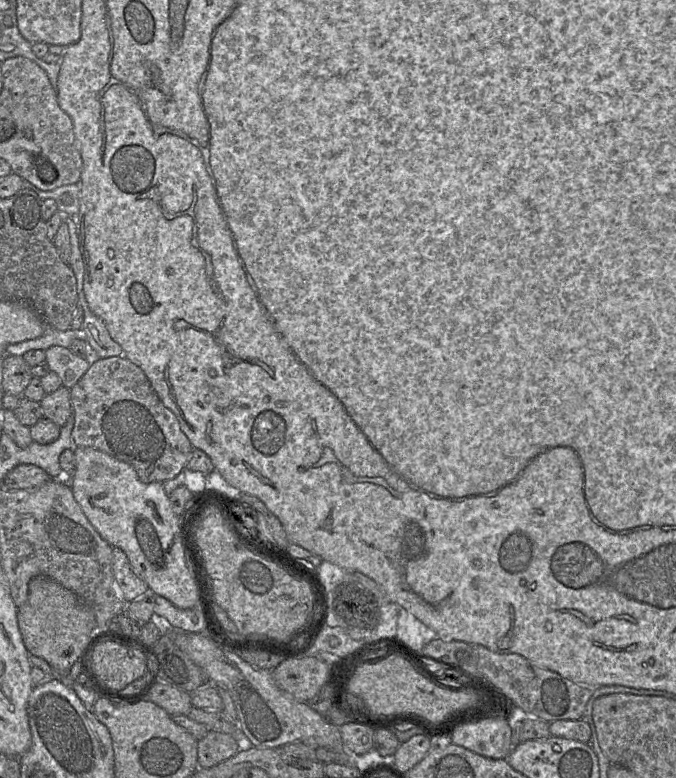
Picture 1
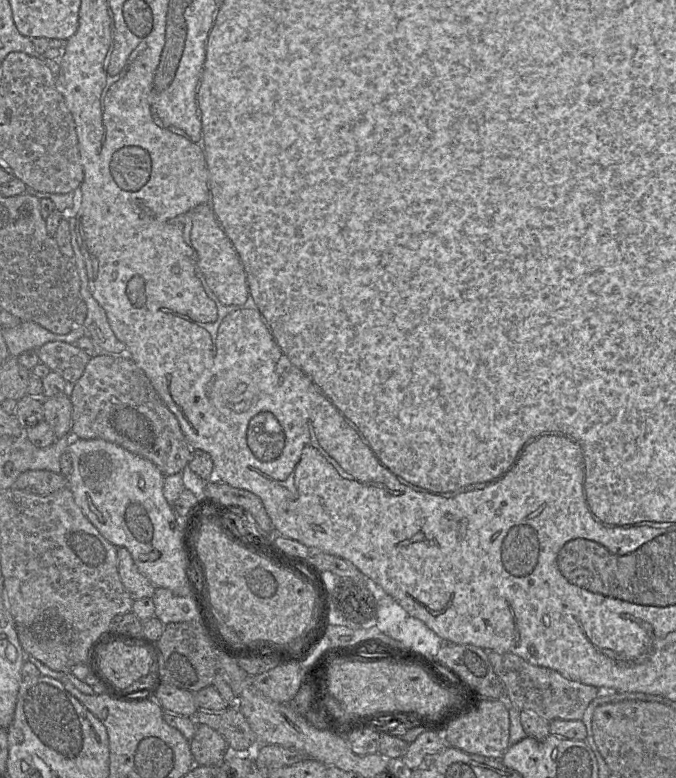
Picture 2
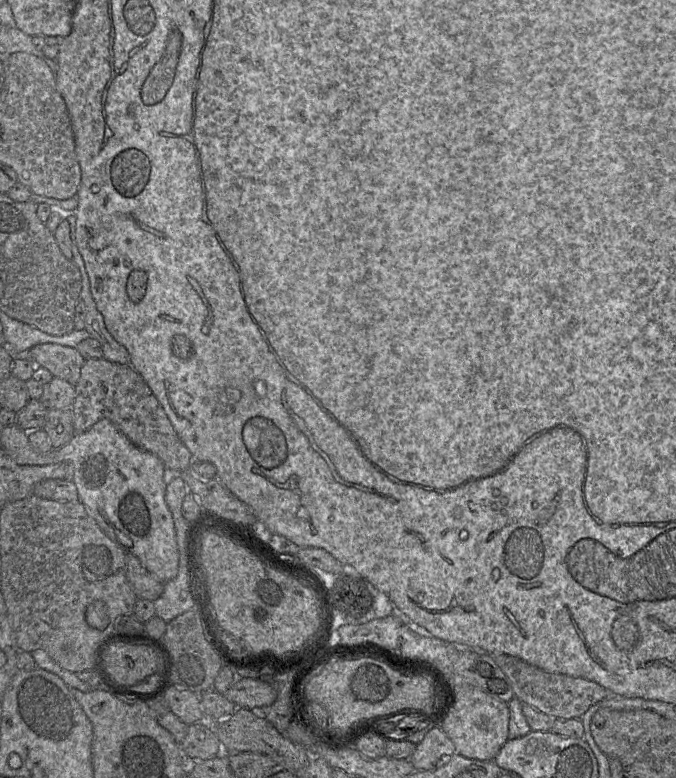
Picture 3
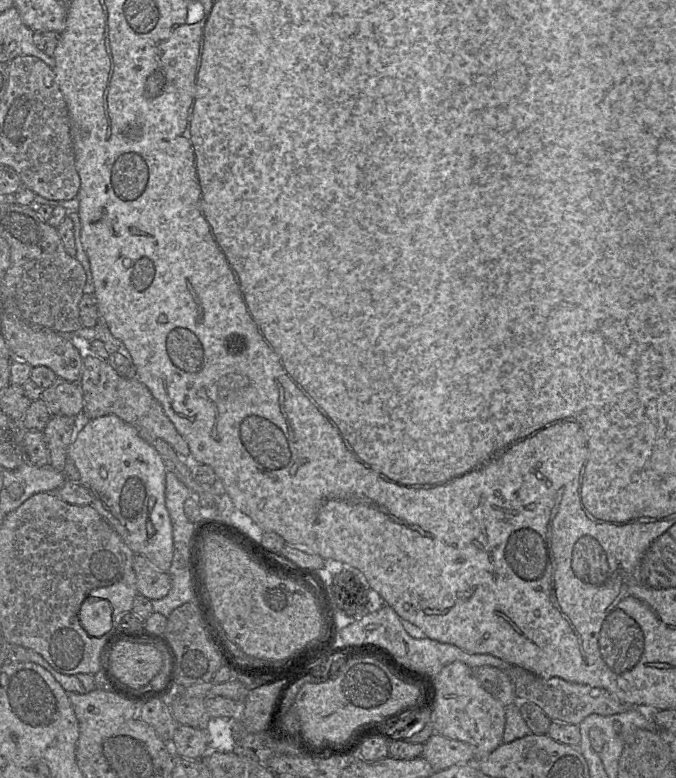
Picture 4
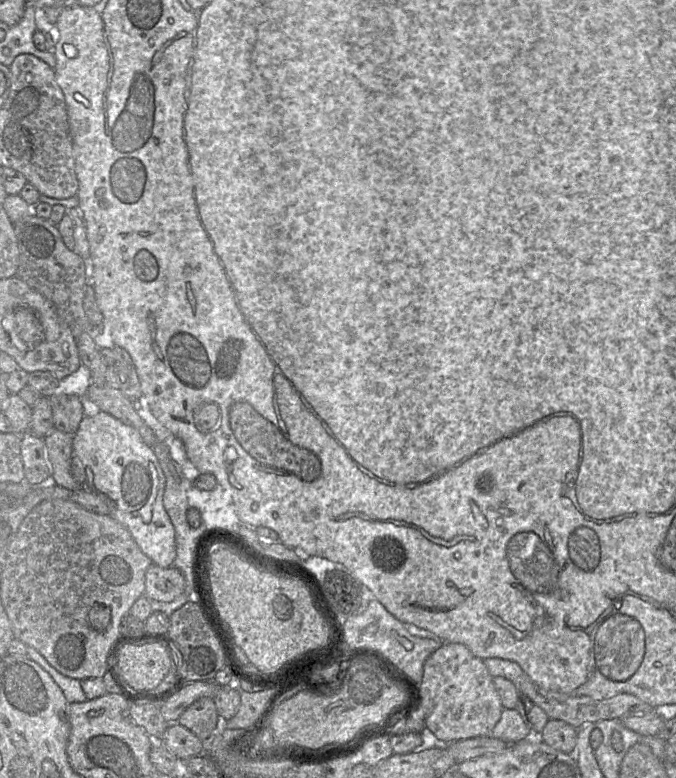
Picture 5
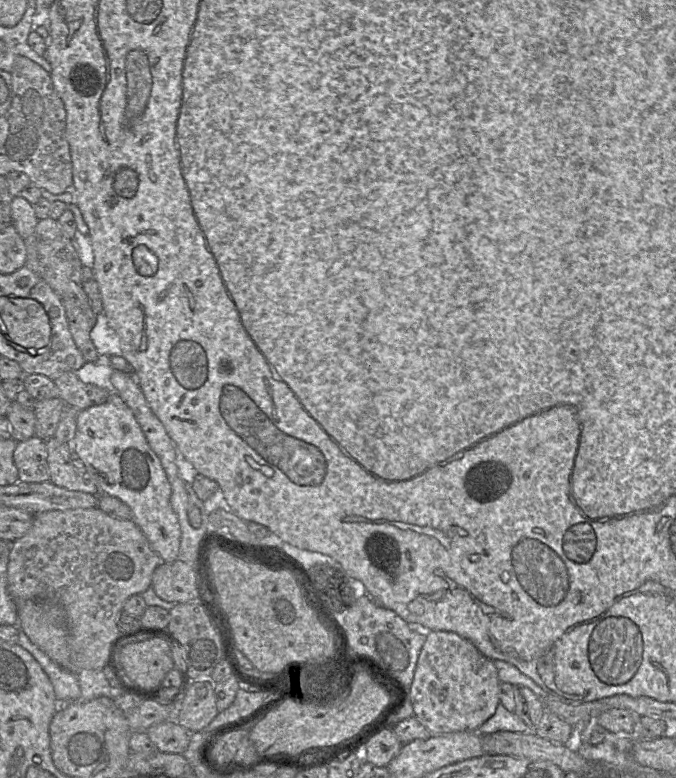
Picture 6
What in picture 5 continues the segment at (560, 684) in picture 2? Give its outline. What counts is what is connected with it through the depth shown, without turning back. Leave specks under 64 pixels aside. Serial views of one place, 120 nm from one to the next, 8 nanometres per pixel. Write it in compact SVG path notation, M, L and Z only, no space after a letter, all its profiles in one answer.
M525 673L513 682L520 694L527 696L547 714L549 719L562 720L574 728L580 728L583 724L597 722L599 720L623 719L627 716L648 713L655 709L638 697L621 693L610 698L596 700L589 696L569 696L555 691L546 690L539 687Z

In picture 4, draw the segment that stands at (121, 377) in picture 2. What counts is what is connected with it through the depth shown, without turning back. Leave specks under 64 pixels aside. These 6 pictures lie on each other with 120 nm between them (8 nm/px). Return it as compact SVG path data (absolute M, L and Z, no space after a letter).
M85 352L79 386L83 394L83 411L80 416L84 416L86 420L114 414L135 427L139 436L148 443L160 438L169 443L182 458L190 455L187 442L166 416L161 404L138 378L121 377L107 360Z

